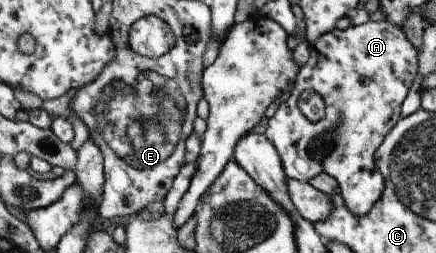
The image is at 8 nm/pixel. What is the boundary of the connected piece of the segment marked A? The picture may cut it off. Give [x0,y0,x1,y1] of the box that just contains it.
[265,21,418,217]

